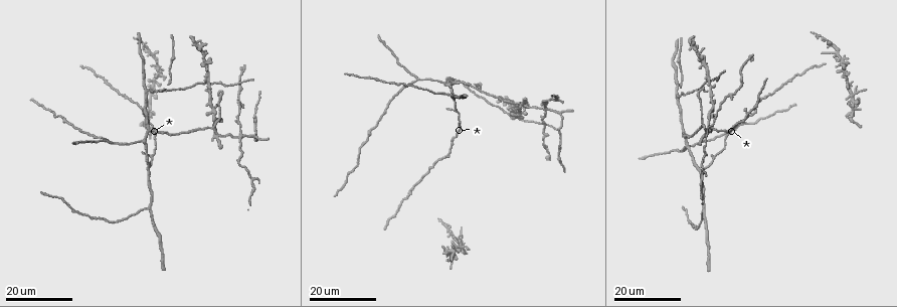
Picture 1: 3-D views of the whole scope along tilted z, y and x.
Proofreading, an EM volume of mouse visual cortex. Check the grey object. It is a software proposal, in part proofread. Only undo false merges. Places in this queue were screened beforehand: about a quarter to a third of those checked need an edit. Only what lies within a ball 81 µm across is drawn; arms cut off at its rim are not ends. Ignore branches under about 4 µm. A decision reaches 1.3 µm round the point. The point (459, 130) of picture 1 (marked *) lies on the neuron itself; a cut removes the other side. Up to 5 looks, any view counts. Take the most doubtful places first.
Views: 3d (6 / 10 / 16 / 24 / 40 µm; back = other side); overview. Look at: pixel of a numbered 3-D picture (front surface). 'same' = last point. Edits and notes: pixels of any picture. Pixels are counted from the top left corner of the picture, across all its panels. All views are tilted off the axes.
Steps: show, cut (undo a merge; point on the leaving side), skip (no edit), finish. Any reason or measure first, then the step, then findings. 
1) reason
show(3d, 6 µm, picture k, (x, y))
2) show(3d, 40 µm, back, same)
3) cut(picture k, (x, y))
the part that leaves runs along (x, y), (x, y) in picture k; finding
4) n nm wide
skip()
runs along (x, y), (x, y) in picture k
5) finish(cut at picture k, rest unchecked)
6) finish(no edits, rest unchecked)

looks like a crossing
show(3d, 16 µm, picture 1, (219, 134))

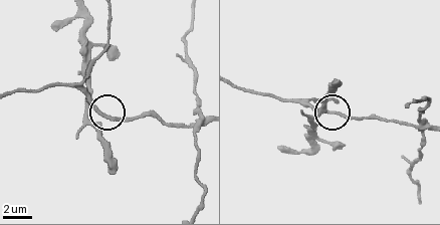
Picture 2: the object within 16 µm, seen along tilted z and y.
show(3d, 10 µm, picture 2, (104, 114))

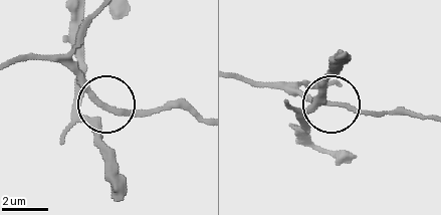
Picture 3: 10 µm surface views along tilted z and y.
4 arms
skip()
one neuron here

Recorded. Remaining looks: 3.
arms run side by side
show(3d, 16 µm, picture 1, (852, 95))

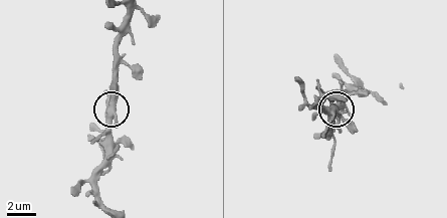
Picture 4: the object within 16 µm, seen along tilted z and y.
show(3d, 6 µm, same)

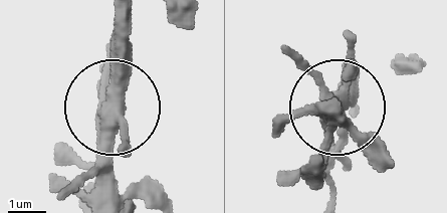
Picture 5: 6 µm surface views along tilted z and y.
show(3d, 6 µm, back, same)

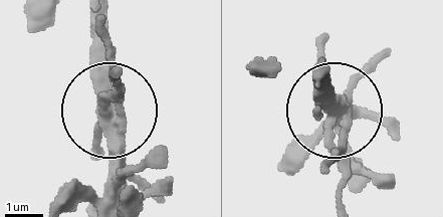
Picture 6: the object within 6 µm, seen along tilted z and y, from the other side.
5 arms
skip()
continuous, no second neuron

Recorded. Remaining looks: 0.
finish(no edits, rest unchecked)

